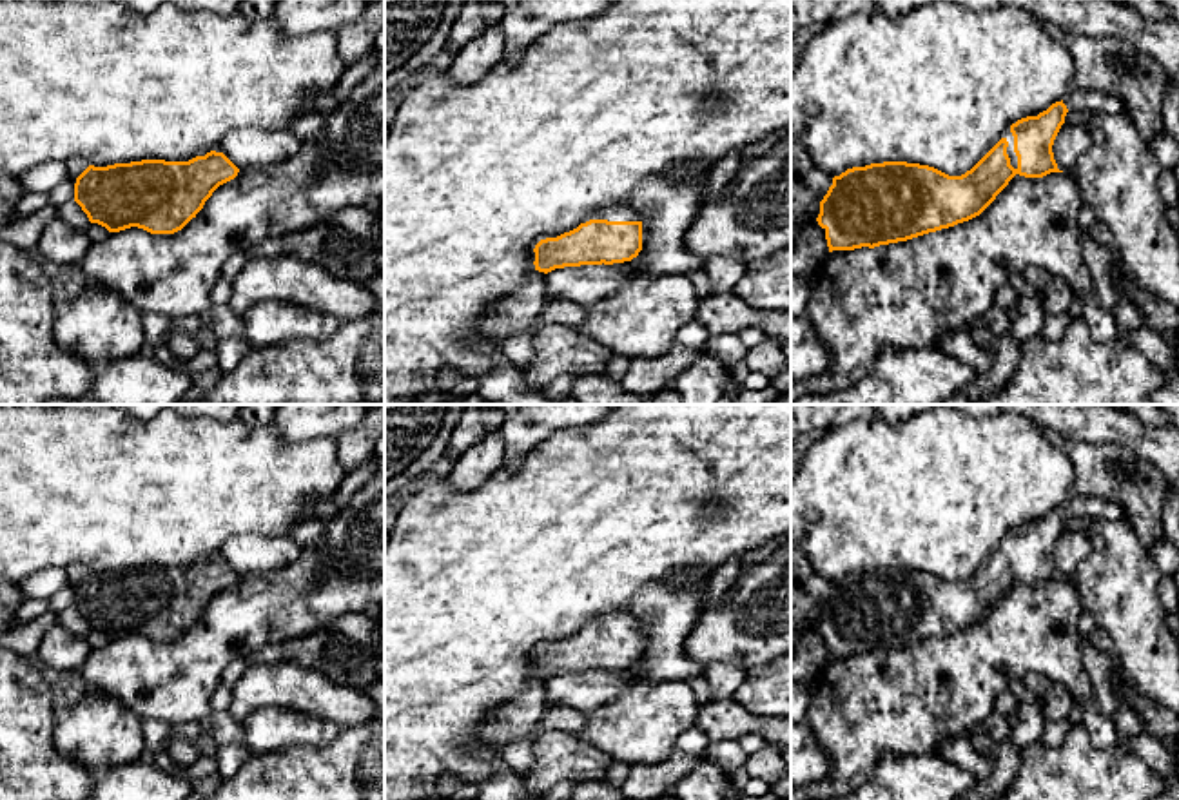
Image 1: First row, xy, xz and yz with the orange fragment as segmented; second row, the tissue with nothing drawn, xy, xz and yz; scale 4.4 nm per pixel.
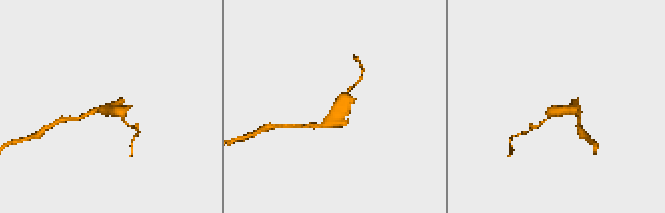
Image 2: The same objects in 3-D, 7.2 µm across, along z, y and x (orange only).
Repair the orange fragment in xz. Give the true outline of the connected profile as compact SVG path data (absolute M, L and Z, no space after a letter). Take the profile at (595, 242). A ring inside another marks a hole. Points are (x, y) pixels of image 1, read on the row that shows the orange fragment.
M631 207L602 209L588 214L577 229L541 239L533 265L548 274L564 267L624 263L638 256L646 239L642 218Z

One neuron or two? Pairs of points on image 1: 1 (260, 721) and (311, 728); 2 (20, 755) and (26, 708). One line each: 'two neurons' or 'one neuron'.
1: one neuron
2: one neuron

